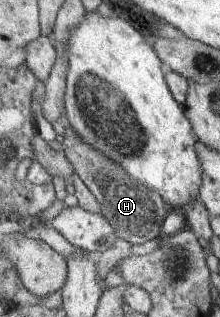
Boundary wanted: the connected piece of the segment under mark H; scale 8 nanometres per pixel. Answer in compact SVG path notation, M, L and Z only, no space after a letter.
M75 127L67 129L67 139L62 140L61 147L72 163L74 171L81 176L93 195L97 197L101 212L109 219L109 223L113 223L119 238L131 244L141 245L163 235L161 226L169 215L169 207L159 193L152 191L141 181L129 175L125 167L121 167L113 159L109 159L105 153L95 149L93 143L89 145L85 139L81 139Z

